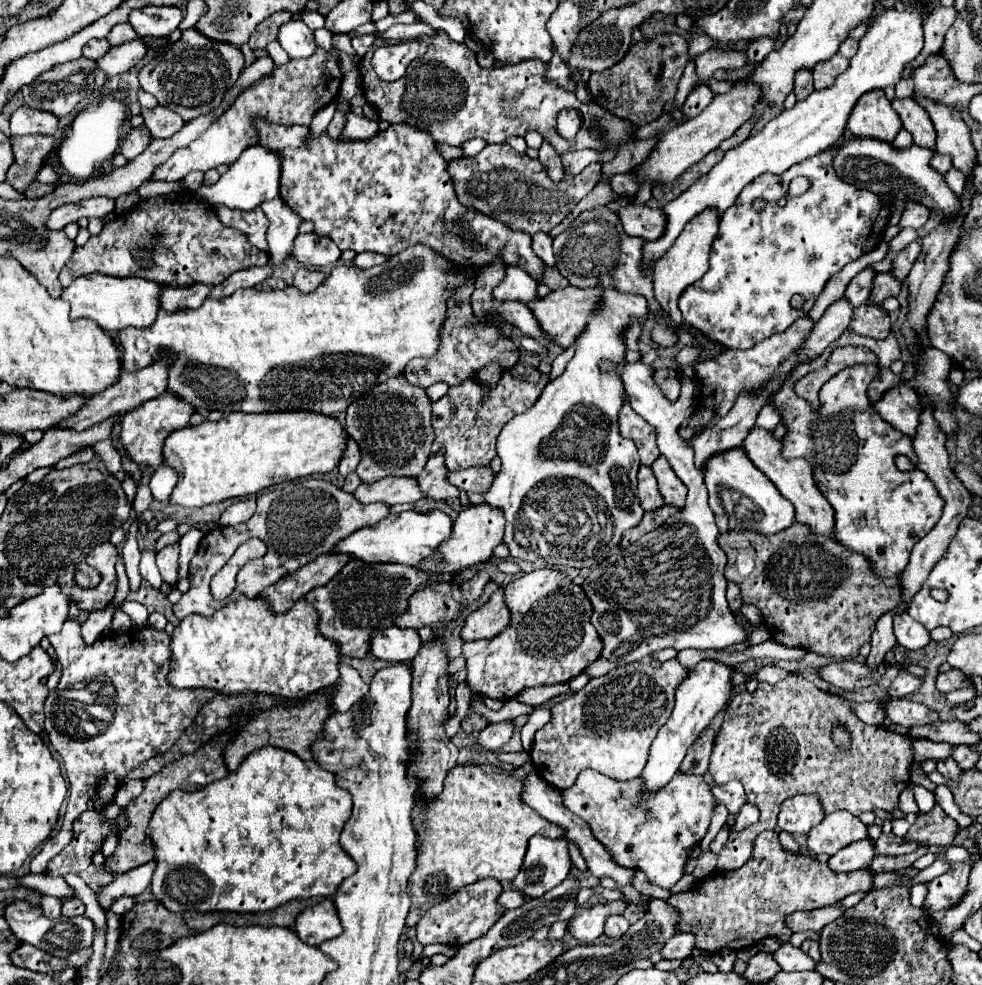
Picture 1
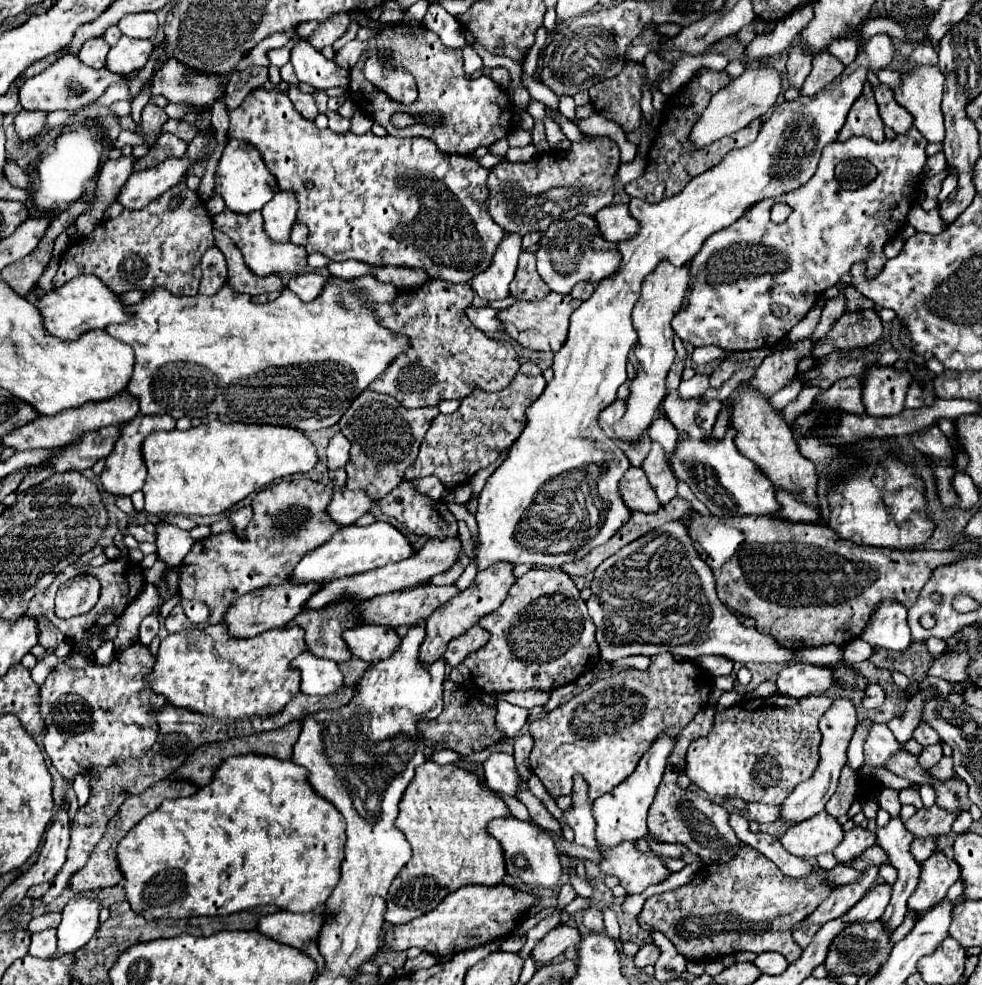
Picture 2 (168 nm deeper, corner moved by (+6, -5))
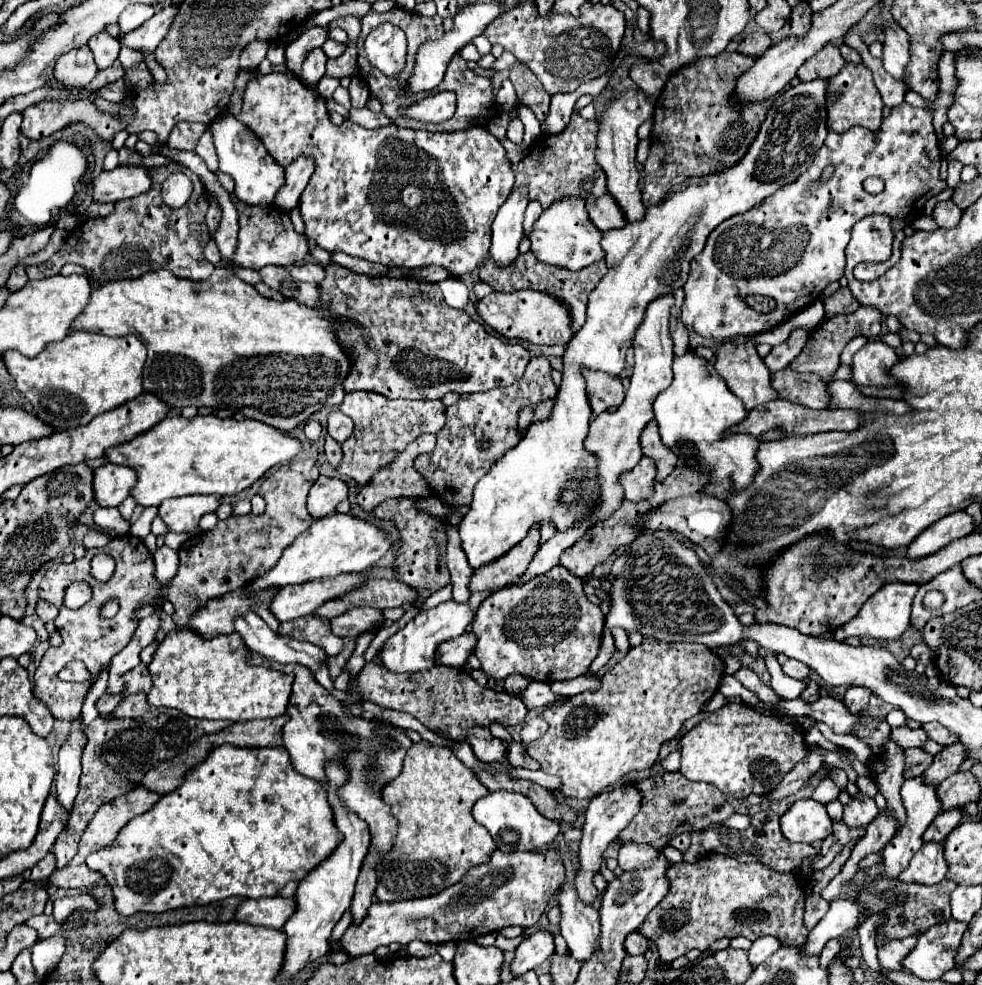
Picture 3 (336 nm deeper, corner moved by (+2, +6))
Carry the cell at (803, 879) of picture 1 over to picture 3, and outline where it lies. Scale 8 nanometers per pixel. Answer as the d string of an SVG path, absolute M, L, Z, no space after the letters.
M708 852L704 854L698 862L694 864L672 864L666 872L668 878L668 894L658 902L656 908L650 910L646 916L640 932L646 938L652 938L658 946L660 960L670 964L678 956L690 952L690 950L700 950L706 952L714 940L720 938L736 938L736 936L746 936L750 940L758 940L762 936L774 936L786 946L802 946L806 942L808 930L802 924L802 914L804 914L804 900L806 900L806 884L796 878L794 872L778 872L770 868L768 864L762 862L750 862L742 864L730 856L724 854L714 854Z

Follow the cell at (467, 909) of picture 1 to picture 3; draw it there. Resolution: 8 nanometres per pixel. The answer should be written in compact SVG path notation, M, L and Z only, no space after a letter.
M554 850L548 852L494 852L490 864L474 866L462 880L440 894L402 902L374 902L366 920L354 930L348 928L342 936L346 952L354 958L374 954L378 946L398 942L408 946L414 940L444 944L460 940L476 940L482 934L496 932L504 926L530 928L544 914L550 896L564 884L564 866Z

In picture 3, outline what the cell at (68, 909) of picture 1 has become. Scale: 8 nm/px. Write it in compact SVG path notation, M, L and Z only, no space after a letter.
M40 914L40 916L32 916L30 920L26 920L26 924L30 928L34 928L38 932L38 938L48 938L50 934L54 934L58 930L58 922L54 920L54 916L50 914Z

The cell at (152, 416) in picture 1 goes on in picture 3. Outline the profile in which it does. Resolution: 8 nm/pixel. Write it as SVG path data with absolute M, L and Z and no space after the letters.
M108 462L94 470L94 498L100 506L118 506L130 496L136 480L134 468Z

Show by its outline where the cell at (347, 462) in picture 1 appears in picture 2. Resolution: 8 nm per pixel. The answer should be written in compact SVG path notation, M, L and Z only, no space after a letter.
M338 433L330 439L328 449L326 449L326 457L328 457L328 469L338 469L344 467L348 461L348 451L350 451L350 441Z

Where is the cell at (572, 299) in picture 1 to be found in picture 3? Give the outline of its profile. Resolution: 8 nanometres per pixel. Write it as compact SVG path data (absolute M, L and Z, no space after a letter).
M522 290L512 294L494 292L482 300L478 300L478 314L482 320L492 326L498 334L506 338L520 338L532 344L568 344L572 338L572 314L570 308L552 294L538 290Z

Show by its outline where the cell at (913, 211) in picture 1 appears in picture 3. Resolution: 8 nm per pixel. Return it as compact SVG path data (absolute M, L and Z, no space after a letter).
M952 200L938 202L936 208L934 208L934 212L932 212L932 218L942 228L954 228L958 224L958 220L962 218L962 210Z

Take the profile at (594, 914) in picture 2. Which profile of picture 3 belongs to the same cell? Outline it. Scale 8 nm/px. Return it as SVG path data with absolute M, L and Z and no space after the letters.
M636 780L624 782L624 784L616 786L616 788L612 788L610 792L602 792L602 794L598 794L598 796L594 796L590 800L588 812L586 812L586 818L584 818L584 836L582 836L580 850L578 850L580 870L576 874L576 892L578 892L578 898L584 904L592 904L598 898L598 890L592 884L592 876L594 876L594 872L600 870L604 850L634 820L634 816L640 812L640 808L642 808L642 792L636 786Z

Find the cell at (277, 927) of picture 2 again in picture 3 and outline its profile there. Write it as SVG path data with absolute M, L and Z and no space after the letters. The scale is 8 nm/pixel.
M260 898L260 900L246 900L238 906L236 920L248 922L254 926L268 926L282 930L288 918L296 912L294 898Z

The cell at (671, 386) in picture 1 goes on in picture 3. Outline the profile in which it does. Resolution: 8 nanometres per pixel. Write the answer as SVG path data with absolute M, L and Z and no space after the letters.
M682 290L674 292L674 306L672 306L672 316L670 316L670 330L672 330L672 338L674 338L674 356L684 356L688 346L688 328L680 322L680 306L684 302Z

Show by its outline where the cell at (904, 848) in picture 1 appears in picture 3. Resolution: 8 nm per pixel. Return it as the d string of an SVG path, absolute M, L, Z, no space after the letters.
M954 808L950 812L940 812L934 822L930 824L930 828L924 832L922 840L924 842L944 842L946 836L962 822L962 810Z

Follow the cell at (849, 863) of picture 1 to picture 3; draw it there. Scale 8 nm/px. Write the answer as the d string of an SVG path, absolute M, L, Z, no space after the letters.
M864 794L852 796L852 802L844 806L842 822L850 828L866 828L874 820L874 816L878 816L878 812L880 810L876 808L872 798L866 798Z

